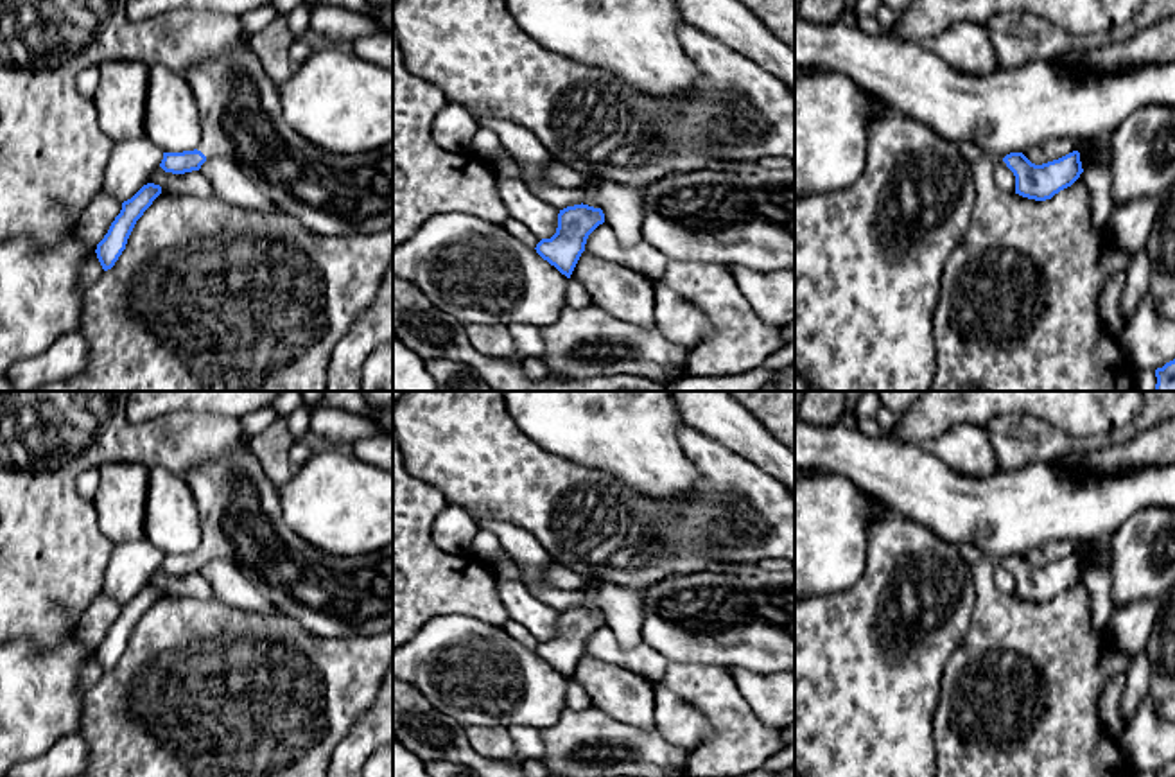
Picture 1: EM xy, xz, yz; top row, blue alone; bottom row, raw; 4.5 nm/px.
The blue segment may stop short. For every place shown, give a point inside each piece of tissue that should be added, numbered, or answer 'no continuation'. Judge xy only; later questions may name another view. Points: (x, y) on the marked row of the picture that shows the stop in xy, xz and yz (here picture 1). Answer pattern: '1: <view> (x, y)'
1: xy (241, 117)

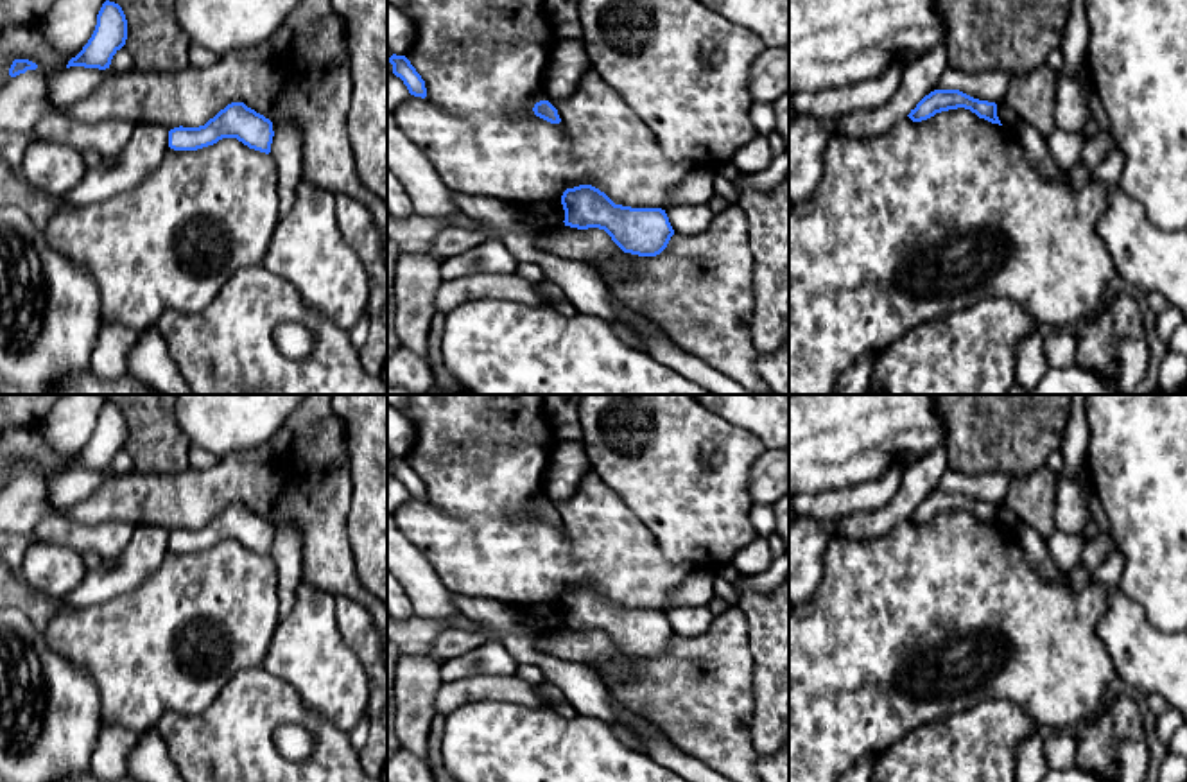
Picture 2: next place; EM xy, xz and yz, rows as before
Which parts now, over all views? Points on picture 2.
no continuation

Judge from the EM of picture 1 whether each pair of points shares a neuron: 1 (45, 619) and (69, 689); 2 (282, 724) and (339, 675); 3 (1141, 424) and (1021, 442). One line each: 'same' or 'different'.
1: different
2: same
3: same

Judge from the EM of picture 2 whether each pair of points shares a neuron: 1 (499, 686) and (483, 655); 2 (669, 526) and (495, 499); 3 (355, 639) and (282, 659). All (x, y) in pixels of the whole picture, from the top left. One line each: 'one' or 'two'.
1: two
2: two
3: two

